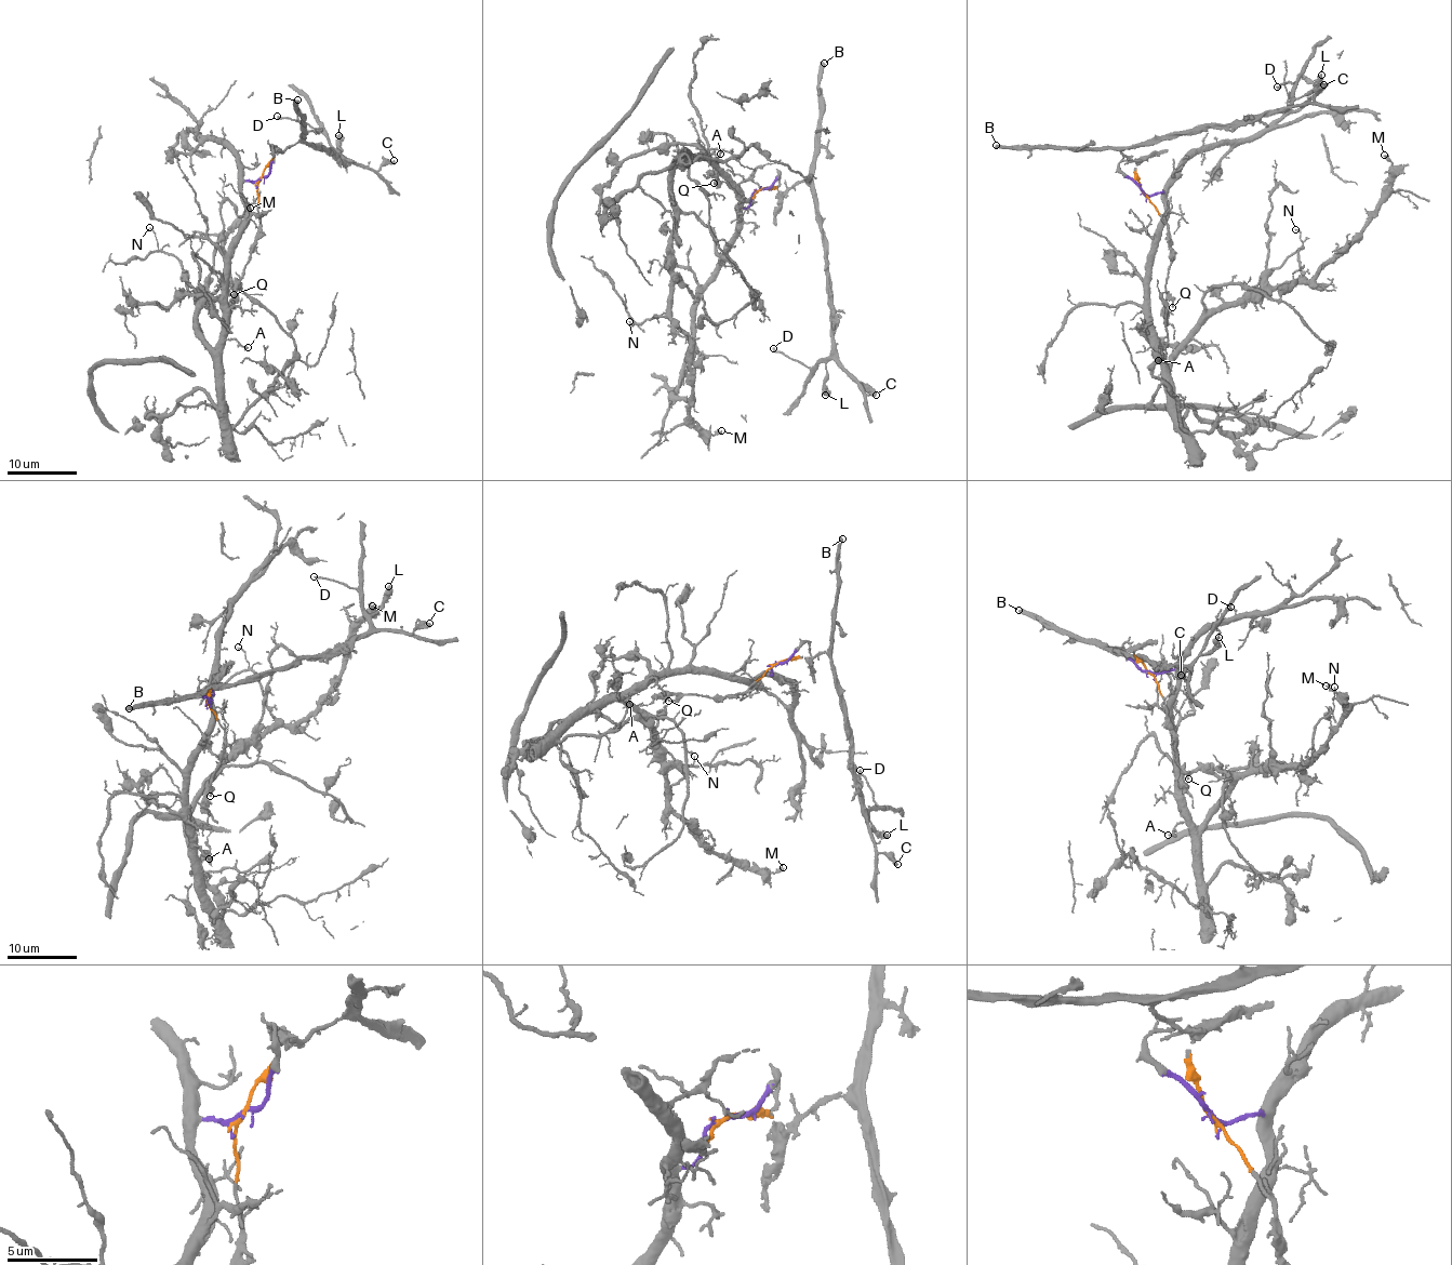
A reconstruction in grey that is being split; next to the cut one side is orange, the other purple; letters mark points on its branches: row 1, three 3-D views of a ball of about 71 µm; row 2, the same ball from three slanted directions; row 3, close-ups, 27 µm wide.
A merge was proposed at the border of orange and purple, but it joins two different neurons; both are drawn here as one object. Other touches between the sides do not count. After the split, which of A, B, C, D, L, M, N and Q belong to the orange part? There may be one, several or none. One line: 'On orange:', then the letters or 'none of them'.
On orange: B, C, D, L, Q

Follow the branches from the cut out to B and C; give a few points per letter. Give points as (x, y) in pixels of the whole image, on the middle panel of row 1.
B: (760, 189), (788, 191), (808, 175), (818, 119), (818, 68), (824, 63)
C: (760, 189), (788, 191), (802, 182), (810, 187), (825, 253), (830, 332), (838, 362), (876, 396)

